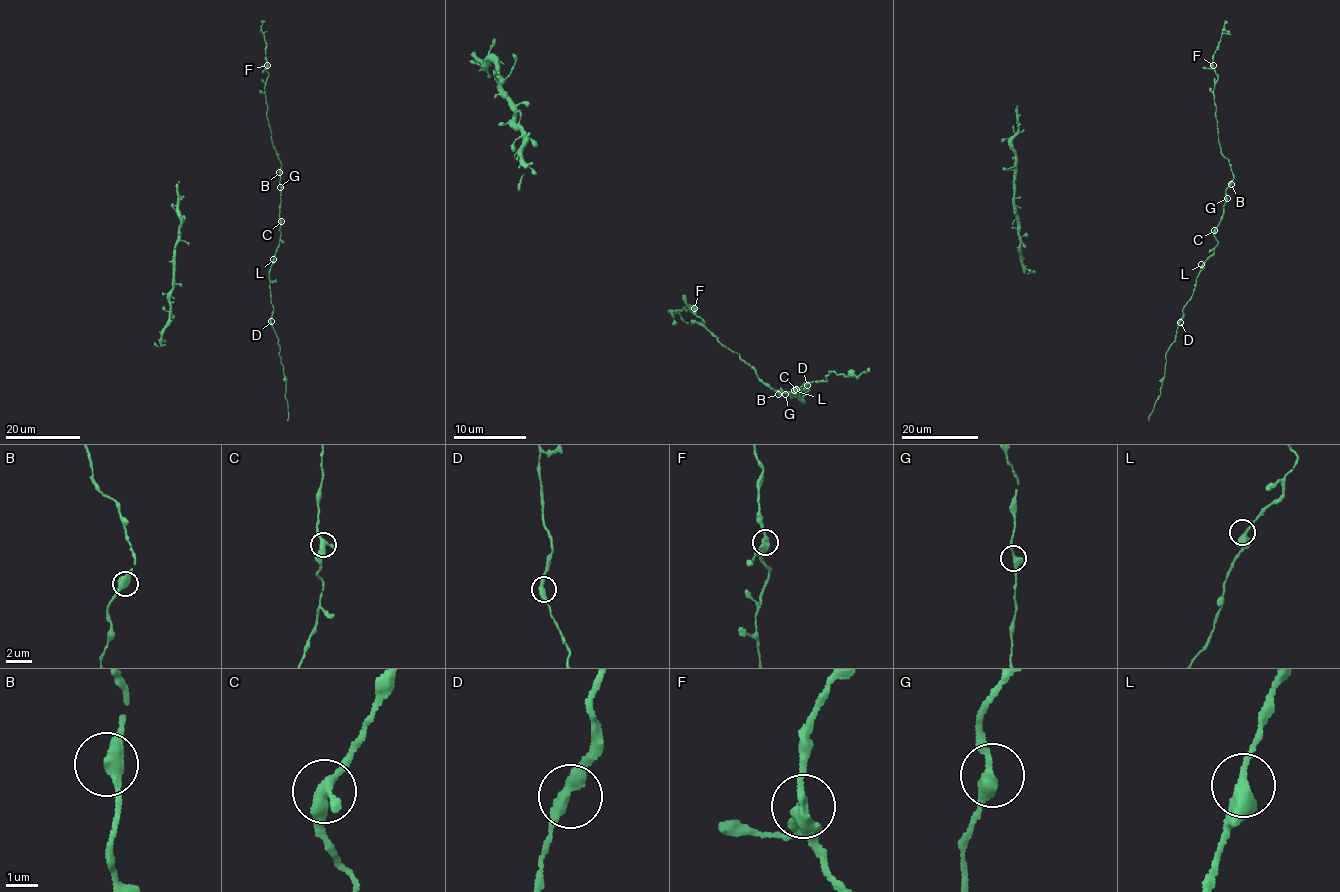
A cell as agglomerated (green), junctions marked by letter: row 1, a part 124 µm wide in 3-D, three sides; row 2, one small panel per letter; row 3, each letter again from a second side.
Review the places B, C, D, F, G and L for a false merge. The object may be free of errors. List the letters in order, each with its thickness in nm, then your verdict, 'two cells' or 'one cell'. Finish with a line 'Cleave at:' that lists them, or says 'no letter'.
B: 440 nm | one cell
C: 400 nm | one cell
D: 360 nm | one cell
F: 360 nm | one cell
G: 360 nm | one cell
L: 400 nm | one cell
Cleave at: no letter

